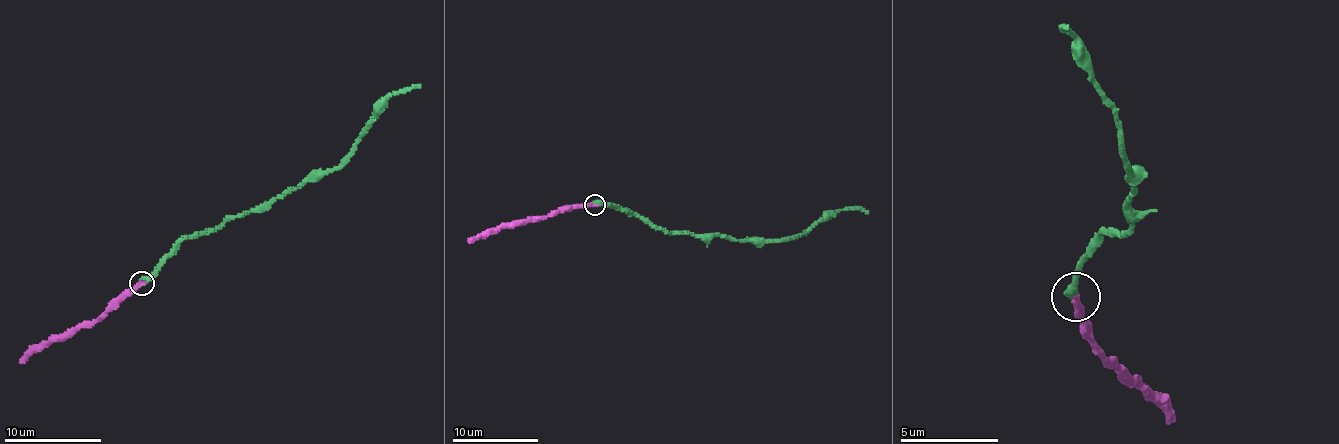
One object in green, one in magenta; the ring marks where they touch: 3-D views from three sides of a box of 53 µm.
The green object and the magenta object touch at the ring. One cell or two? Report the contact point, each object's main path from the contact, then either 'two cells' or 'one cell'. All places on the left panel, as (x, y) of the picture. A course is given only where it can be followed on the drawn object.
at (142, 283); green runs (142, 284), (184, 238), (208, 234), (248, 211), (265, 210), (293, 190), (336, 170), (382, 103), (420, 84); magenta runs (142, 284), (130, 288), (95, 320), (42, 342), (20, 362); one cell

